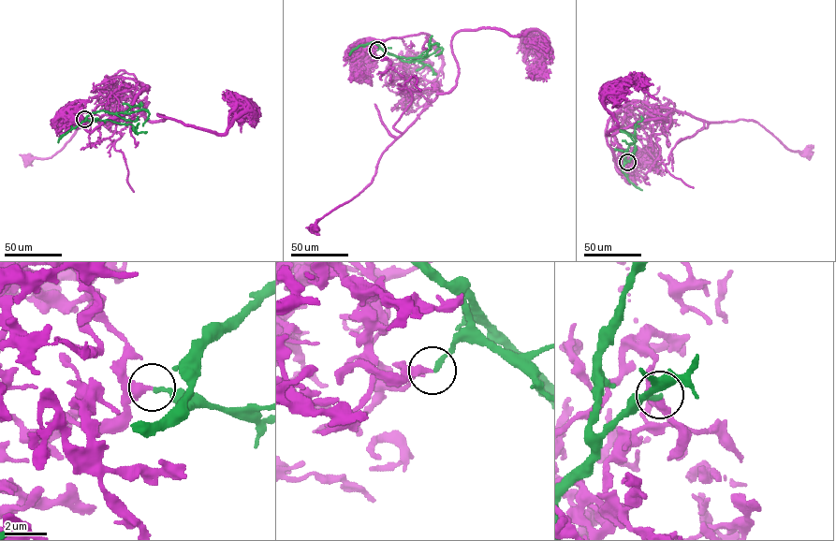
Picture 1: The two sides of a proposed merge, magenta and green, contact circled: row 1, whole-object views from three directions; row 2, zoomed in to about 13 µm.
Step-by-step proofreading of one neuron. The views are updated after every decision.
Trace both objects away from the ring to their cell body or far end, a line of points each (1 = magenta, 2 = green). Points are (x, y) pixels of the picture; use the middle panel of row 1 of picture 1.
1: (377, 50), (432, 40), (425, 108), (456, 85), (457, 32), (539, 30), (533, 80)
2: (377, 50), (379, 46), (385, 51), (411, 62), (422, 60), (442, 49), (435, 55)

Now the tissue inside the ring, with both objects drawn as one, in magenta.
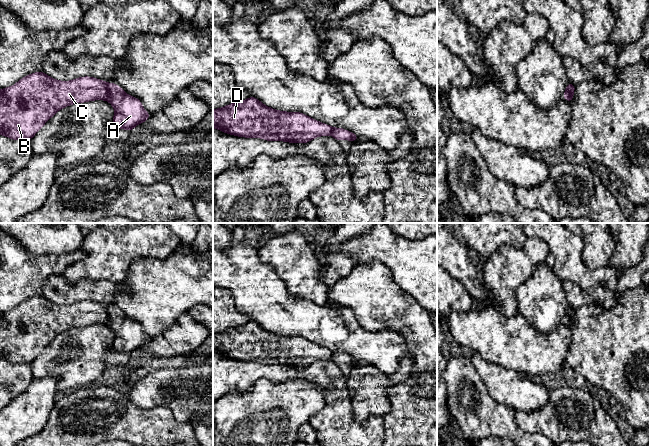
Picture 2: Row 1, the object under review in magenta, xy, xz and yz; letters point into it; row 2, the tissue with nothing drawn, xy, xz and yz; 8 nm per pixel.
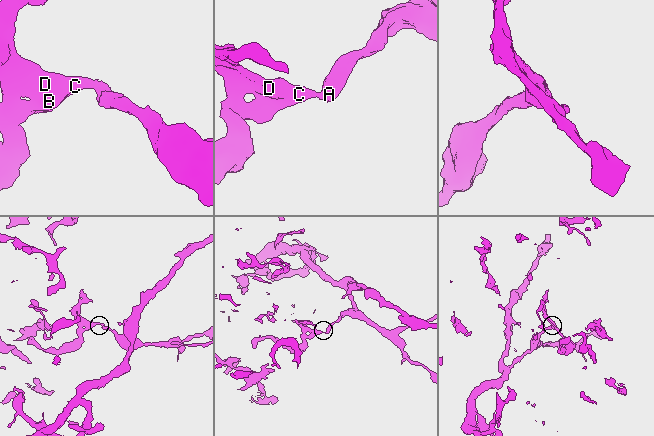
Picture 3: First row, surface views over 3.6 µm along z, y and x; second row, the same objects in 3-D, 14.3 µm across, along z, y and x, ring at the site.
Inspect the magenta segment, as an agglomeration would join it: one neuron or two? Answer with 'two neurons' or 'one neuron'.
two neurons

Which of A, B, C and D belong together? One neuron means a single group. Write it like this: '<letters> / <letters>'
A / B C D

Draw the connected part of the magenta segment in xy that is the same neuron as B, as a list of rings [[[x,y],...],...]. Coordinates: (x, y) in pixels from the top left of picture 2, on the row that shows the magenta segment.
[[[44,72],[31,73],[15,85],[0,89],[0,135],[12,140],[31,140],[42,126],[60,109],[74,103],[108,100],[107,82],[94,77],[58,81]]]

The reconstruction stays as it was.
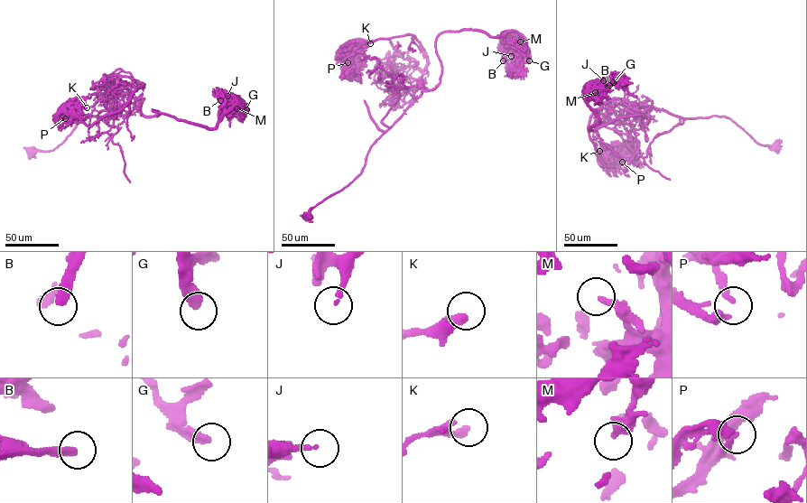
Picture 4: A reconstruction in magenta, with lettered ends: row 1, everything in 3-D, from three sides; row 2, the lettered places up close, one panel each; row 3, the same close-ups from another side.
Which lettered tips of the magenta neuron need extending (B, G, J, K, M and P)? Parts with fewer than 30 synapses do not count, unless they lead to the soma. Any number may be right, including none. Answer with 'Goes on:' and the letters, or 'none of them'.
Goes on: B, J, P

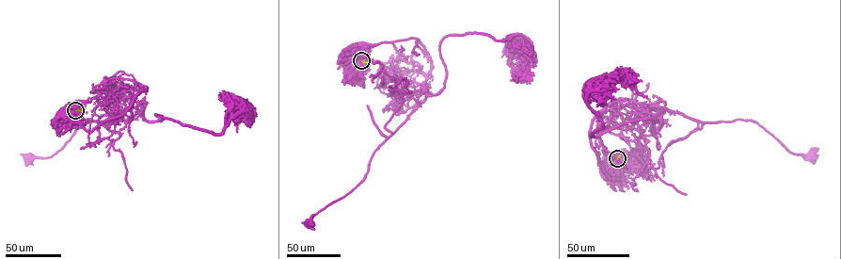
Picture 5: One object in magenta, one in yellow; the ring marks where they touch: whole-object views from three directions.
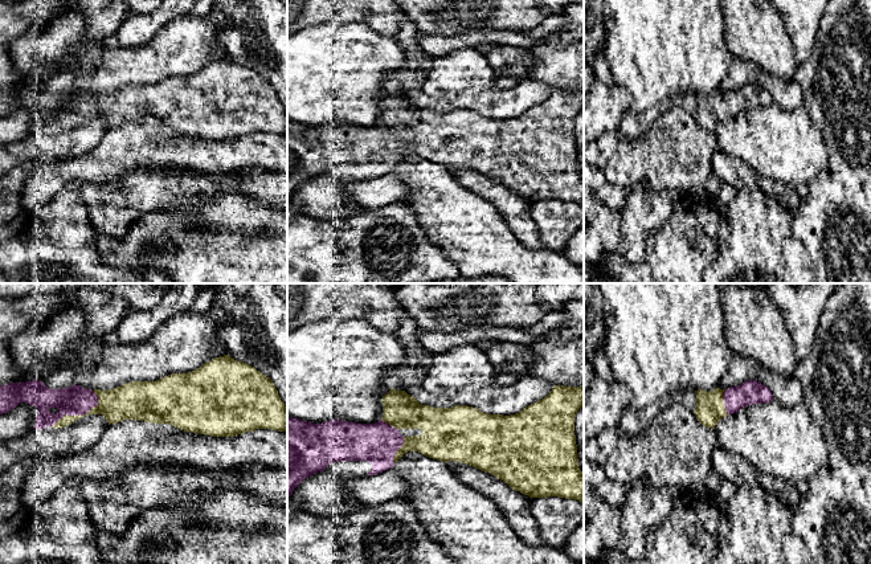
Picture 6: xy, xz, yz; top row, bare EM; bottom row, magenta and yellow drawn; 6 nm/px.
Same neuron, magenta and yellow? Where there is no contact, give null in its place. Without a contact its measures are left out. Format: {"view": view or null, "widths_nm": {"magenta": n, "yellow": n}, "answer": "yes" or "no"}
{"view": "xy", "widths_nm": {"magenta": 180, "yellow": 200}, "answer": "yes"}

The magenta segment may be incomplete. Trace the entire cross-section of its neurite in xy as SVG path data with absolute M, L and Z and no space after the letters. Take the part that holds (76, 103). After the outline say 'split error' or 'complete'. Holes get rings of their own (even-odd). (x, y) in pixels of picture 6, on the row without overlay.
M229 58L214 61L192 75L172 77L156 85L131 85L109 94L91 94L75 87L50 93L38 83L0 89L0 118L20 106L38 113L34 134L46 130L60 132L83 119L102 118L109 127L123 123L169 127L184 135L212 140L234 140L255 132L287 135L287 111L273 85Z; split error

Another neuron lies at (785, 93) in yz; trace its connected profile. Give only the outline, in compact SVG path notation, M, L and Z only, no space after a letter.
M731 58L728 73L720 85L720 93L737 90L748 83L756 83L768 90L773 102L784 110L803 107L803 94L794 79L770 75L752 61Z

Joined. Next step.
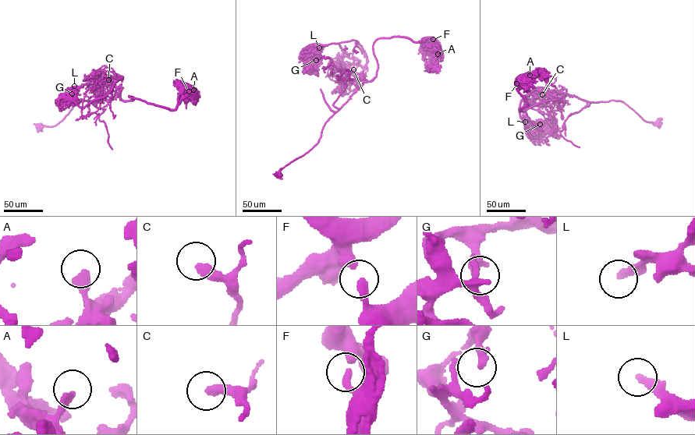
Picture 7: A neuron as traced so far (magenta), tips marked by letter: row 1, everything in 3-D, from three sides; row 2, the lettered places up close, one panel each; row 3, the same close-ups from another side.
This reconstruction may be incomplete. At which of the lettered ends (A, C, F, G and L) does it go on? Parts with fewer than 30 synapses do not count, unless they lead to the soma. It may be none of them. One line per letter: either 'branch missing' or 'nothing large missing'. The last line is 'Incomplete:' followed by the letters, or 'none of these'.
A: nothing large missing
C: branch missing
F: nothing large missing
G: nothing large missing
L: branch missing
Incomplete: C, L

